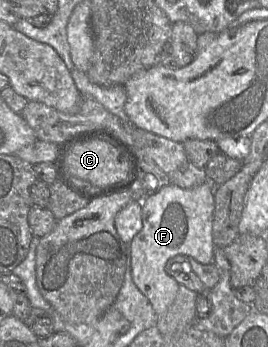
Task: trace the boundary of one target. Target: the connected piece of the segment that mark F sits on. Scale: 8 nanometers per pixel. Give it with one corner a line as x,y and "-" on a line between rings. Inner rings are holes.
209,181
190,189
170,183
142,200
143,227
130,242
131,269
135,285
147,297
157,315
162,315
169,309
179,290
180,284
166,272
166,263
169,259
176,256
191,256
201,264
214,262
214,189
215,186

